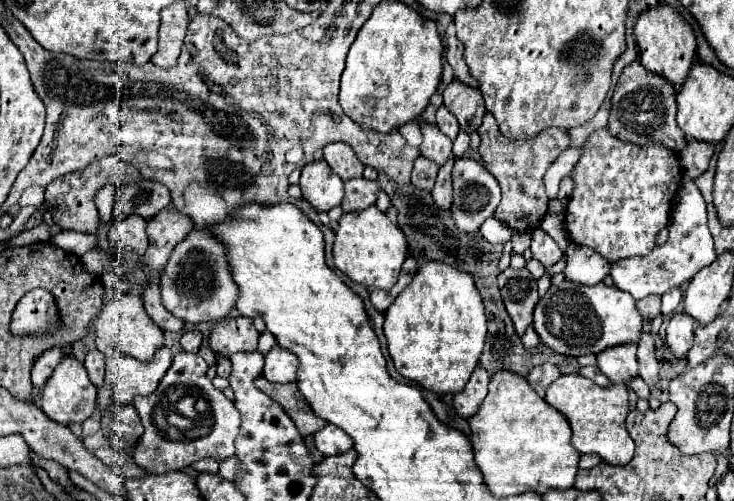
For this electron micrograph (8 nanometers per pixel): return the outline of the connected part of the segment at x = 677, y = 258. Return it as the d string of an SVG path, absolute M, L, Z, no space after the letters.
M690 178L682 180L682 188L678 192L678 198L676 198L672 214L670 214L668 232L670 232L668 242L660 248L654 248L650 254L624 258L624 260L618 260L612 264L610 276L614 278L614 284L620 290L632 294L634 300L640 300L648 294L662 296L664 292L668 292L672 288L680 288L700 268L704 268L716 260L712 234L706 226L706 204L704 204L704 198L698 192L694 180L690 180Z

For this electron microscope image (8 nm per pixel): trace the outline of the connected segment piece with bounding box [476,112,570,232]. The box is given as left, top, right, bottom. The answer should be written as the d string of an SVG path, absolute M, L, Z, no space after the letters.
M490 112L484 114L482 126L476 130L482 138L482 144L478 148L480 158L484 160L486 170L498 180L502 188L502 200L494 212L494 218L504 222L516 232L532 232L540 226L548 212L548 196L544 188L544 174L548 166L570 146L570 134L566 128L550 128L542 132L540 136L526 140L526 142L514 142L504 138L498 132L498 124Z

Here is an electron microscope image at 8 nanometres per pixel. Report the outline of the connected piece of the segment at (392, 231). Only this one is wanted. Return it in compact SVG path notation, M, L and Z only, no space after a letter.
M370 206L362 212L344 214L340 218L334 242L334 266L344 272L350 280L366 288L390 290L392 284L398 280L400 268L406 258L408 244L402 228L390 222L386 214L380 212L376 206Z

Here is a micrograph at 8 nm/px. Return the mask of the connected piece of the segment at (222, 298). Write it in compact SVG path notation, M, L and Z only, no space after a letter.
M194 228L172 252L164 274L160 274L162 304L168 312L186 324L218 322L228 316L238 298L238 286L230 276L226 262L226 248L206 234L206 230Z

